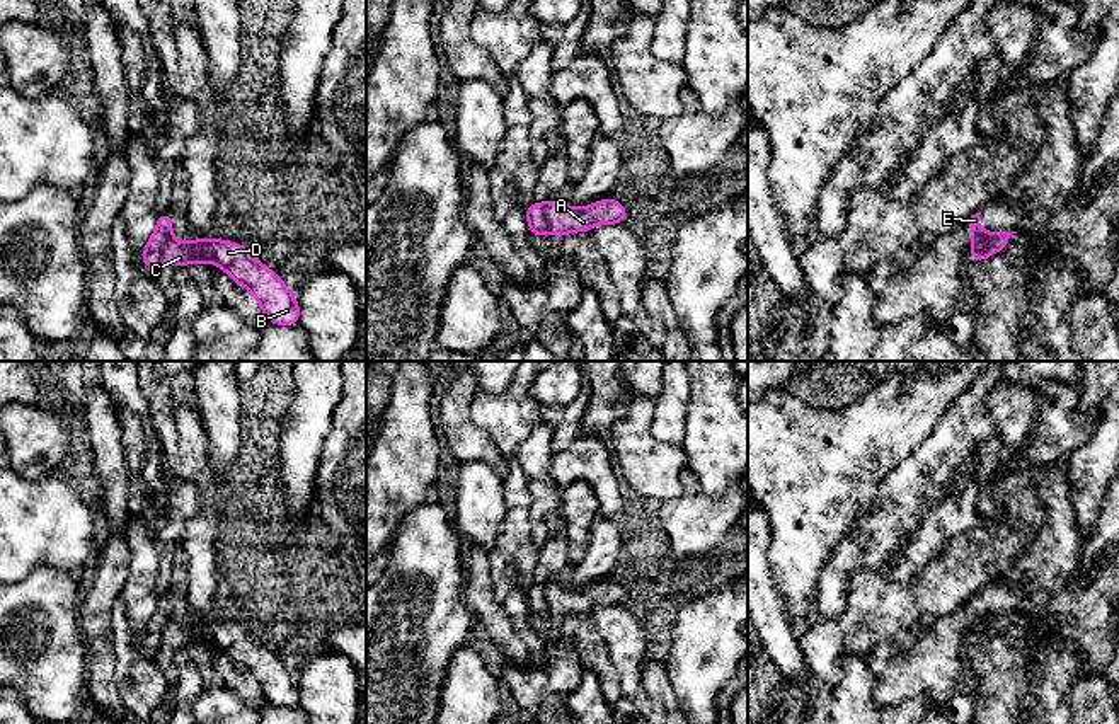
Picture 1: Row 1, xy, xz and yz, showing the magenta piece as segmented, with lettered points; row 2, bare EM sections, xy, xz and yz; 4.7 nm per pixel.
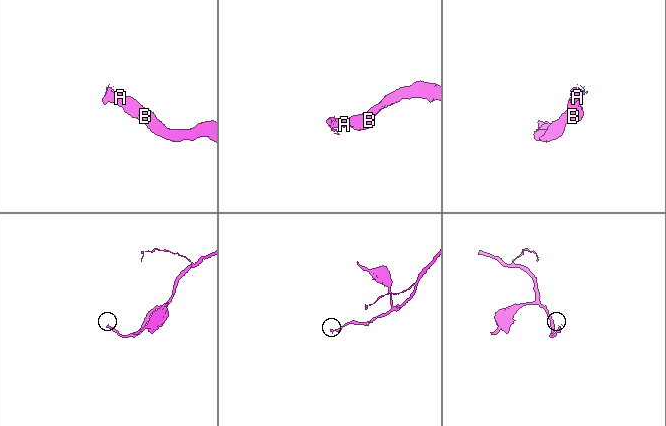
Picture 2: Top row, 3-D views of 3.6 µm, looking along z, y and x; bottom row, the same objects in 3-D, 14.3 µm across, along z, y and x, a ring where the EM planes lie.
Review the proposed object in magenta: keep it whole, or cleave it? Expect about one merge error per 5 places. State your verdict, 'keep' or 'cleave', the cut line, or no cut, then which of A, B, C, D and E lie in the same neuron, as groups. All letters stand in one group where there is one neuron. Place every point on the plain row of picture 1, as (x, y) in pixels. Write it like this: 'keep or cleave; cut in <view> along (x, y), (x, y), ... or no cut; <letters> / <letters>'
cleave; cut in xz along (544, 585), (544, 598), (550, 612); A B C D / E

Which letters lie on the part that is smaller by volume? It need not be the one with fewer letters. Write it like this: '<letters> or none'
E

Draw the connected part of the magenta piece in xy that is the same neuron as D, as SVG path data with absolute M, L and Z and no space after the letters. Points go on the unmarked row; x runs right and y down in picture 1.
M172 615L164 625L164 642L170 647L182 649L187 644L215 644L237 666L247 669L259 683L267 704L278 707L298 707L300 688L296 676L279 661L279 658L254 641L245 629L237 623L216 622L206 618L198 623L181 625Z

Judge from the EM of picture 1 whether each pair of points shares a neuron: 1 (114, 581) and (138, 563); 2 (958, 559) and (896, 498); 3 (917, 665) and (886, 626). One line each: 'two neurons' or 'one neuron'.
1: two neurons
2: two neurons
3: two neurons

